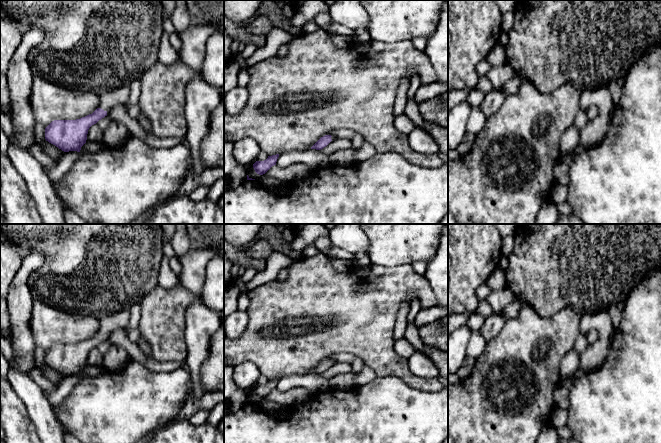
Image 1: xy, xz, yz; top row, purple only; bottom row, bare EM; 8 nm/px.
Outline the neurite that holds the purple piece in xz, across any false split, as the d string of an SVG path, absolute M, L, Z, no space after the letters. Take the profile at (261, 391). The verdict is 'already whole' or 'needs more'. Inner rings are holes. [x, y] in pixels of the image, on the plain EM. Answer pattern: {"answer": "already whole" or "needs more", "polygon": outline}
{"answer": "already whole", "polygon": "M279 378L268 380L264 385L256 385L253 388L255 396L259 399L265 398L272 390L276 389Z"}

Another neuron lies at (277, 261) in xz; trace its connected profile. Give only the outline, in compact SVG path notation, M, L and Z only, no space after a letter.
M274 251L273 254L265 260L266 267L263 271L257 272L254 278L247 282L248 291L257 288L260 285L276 280L279 272L286 269L297 260Z

